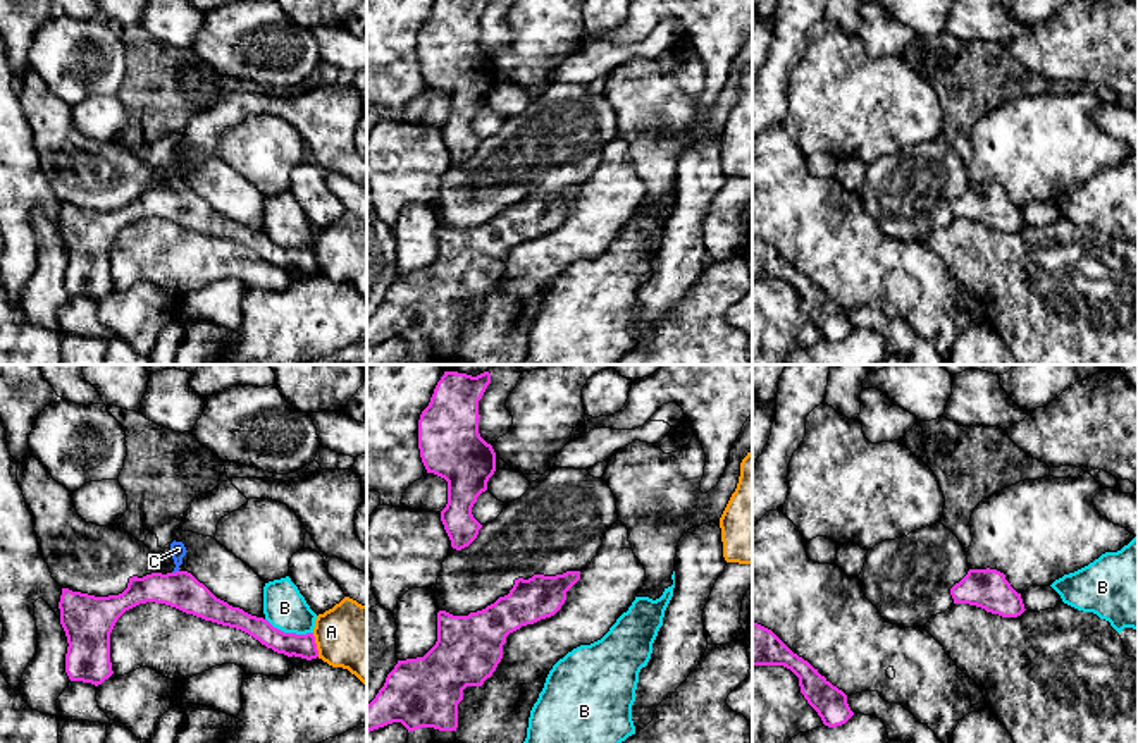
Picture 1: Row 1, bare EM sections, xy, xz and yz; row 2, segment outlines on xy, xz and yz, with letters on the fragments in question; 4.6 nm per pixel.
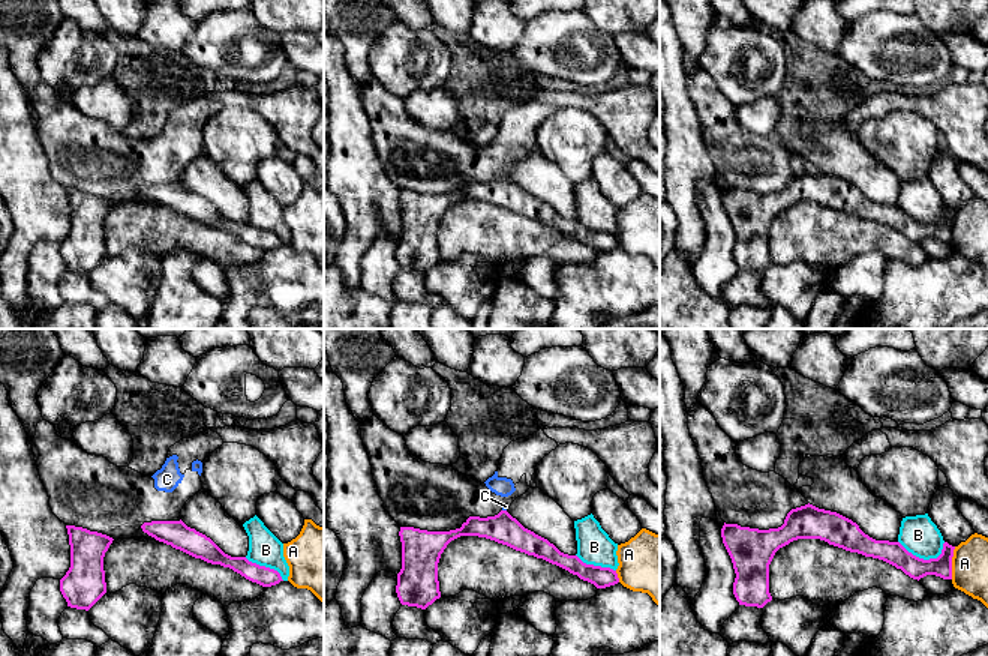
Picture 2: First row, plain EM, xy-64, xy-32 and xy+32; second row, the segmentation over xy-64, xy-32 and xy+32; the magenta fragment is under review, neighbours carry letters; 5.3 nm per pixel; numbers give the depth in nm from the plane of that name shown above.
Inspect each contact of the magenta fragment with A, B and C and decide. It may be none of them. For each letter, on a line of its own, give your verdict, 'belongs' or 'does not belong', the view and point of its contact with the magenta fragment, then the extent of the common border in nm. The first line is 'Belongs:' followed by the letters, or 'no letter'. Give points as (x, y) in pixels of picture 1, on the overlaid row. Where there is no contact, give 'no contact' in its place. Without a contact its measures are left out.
Belongs: no letter
A: does not belong; meets magenta in xy at (315, 645); contact 120 nm long
B: does not belong; meets magenta in xy at (290, 633); contact 240 nm long
C: does not belong; meets magenta in xy at (176, 571); contact 40 nm long

